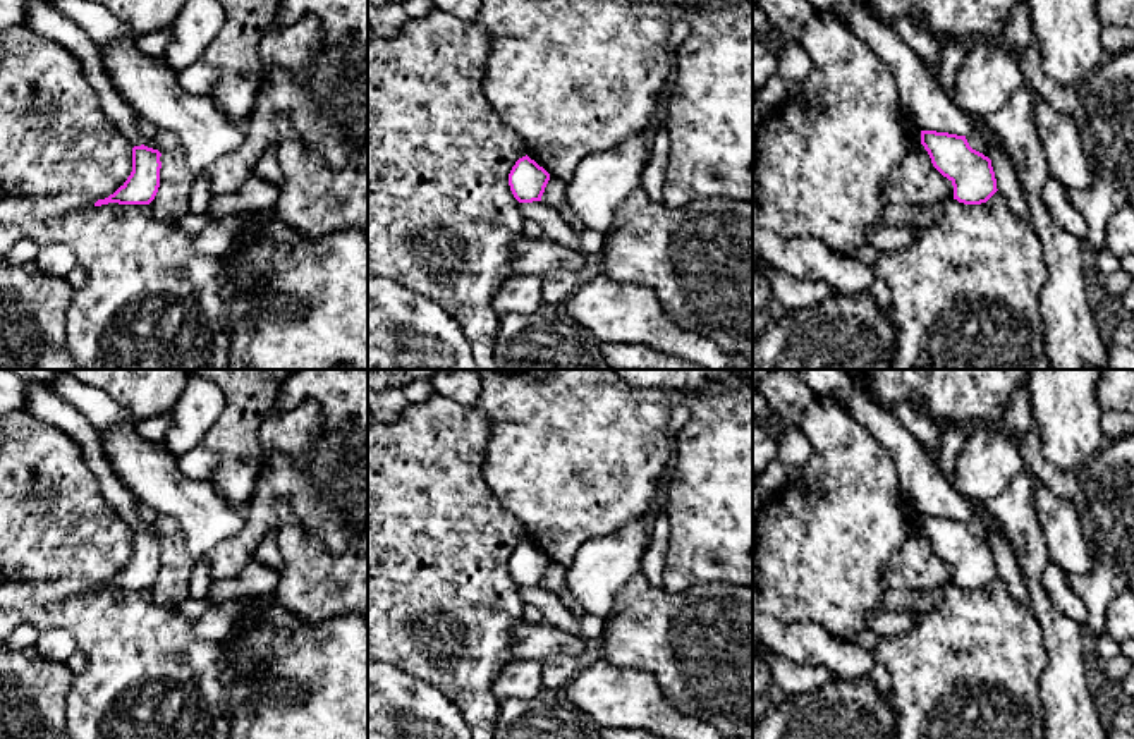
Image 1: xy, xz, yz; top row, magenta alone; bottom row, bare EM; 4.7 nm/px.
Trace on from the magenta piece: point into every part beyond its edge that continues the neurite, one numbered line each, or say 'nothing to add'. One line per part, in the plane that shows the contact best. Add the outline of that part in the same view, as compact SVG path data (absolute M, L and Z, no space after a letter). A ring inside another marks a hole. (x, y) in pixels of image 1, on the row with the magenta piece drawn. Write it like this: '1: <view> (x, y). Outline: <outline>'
nothing to add

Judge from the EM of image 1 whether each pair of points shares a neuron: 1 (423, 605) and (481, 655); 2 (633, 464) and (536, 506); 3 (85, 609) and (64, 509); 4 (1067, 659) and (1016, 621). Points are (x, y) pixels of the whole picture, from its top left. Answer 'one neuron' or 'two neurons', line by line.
1: one neuron
2: one neuron
3: two neurons
4: two neurons

